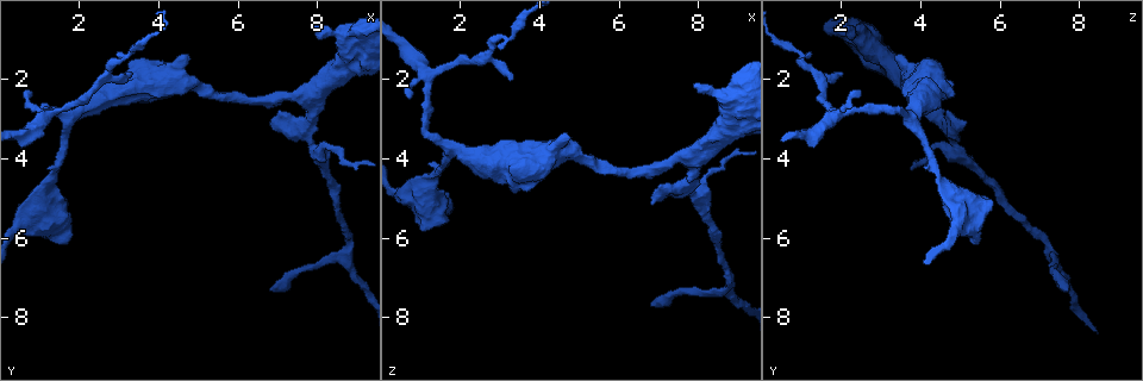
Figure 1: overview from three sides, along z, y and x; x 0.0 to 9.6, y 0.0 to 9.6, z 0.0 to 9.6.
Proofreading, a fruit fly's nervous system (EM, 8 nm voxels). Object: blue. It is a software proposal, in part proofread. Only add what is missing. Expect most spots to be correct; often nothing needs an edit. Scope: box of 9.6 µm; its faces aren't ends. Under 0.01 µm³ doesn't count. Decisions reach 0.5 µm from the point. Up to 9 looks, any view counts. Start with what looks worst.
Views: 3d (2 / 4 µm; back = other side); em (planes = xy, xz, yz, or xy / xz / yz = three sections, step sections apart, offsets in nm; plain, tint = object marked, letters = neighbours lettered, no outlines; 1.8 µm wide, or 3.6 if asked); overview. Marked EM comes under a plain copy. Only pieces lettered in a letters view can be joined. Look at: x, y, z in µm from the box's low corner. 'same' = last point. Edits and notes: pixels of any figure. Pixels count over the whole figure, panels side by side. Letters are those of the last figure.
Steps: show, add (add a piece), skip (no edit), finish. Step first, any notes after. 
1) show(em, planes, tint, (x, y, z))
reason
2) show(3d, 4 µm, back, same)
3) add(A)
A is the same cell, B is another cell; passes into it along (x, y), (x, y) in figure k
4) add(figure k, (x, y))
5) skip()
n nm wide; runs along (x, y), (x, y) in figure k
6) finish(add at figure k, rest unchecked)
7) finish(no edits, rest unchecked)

show(3d, 4 µm, back, (6.75, 7.30, 7.70))
an open end

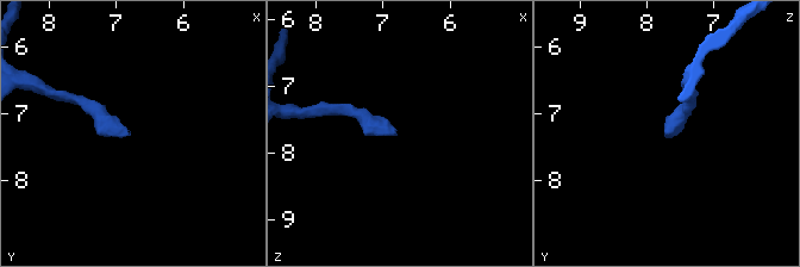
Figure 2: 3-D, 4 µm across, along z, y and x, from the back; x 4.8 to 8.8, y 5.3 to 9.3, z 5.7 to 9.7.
show(em, xy, step 16, tint, (6.80, 7.35, 7.70))
need the tissue

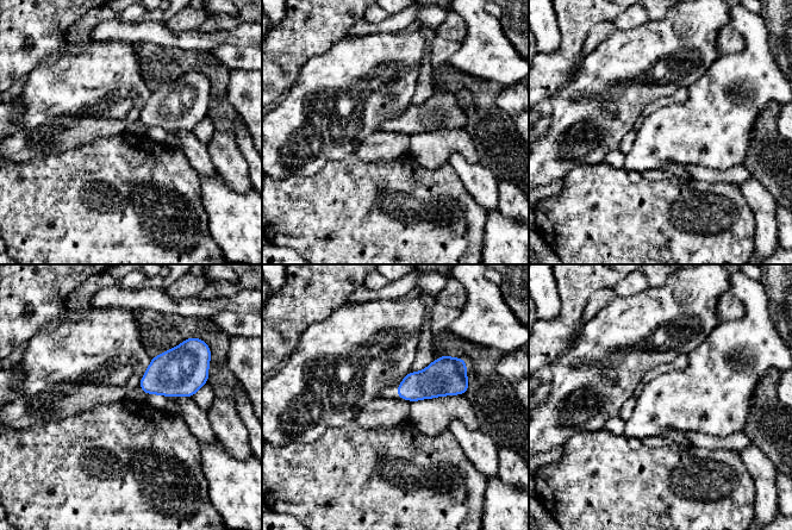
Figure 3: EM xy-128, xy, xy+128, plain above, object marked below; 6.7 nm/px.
show(em, planes, letters, same)
cut it another way

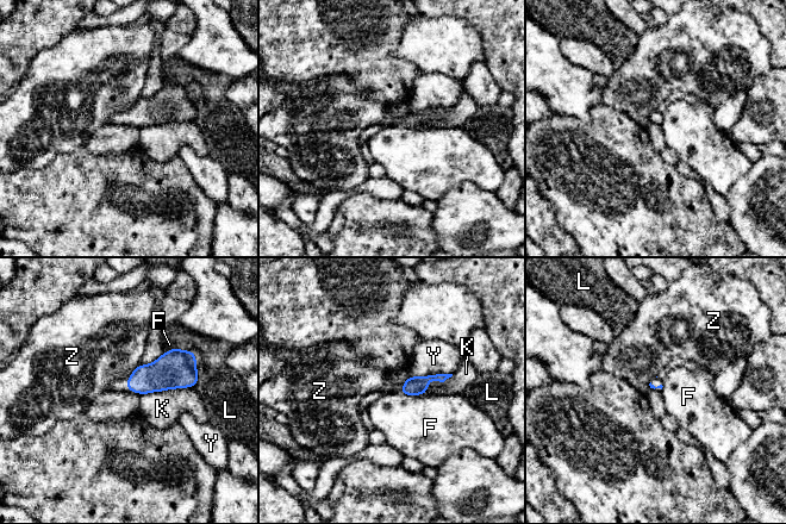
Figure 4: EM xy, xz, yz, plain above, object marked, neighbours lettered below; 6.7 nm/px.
skip()
F, K, L, Y and Z are other cells; no lettered piece goes on from it

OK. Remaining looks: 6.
show(3d, 2 µm, (7.95, 0.70, 2.10))
free end

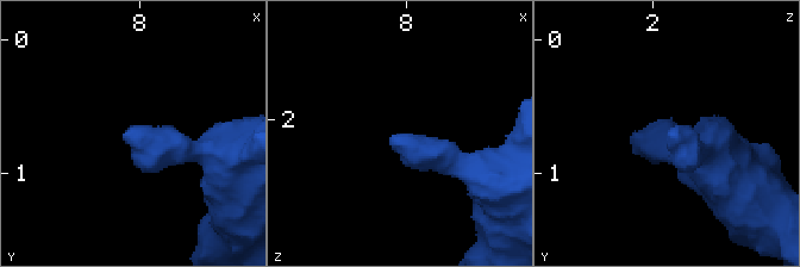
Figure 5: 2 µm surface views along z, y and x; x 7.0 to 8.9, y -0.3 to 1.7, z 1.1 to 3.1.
show(em, planes, letters, (7.90, 0.70, 2.12))

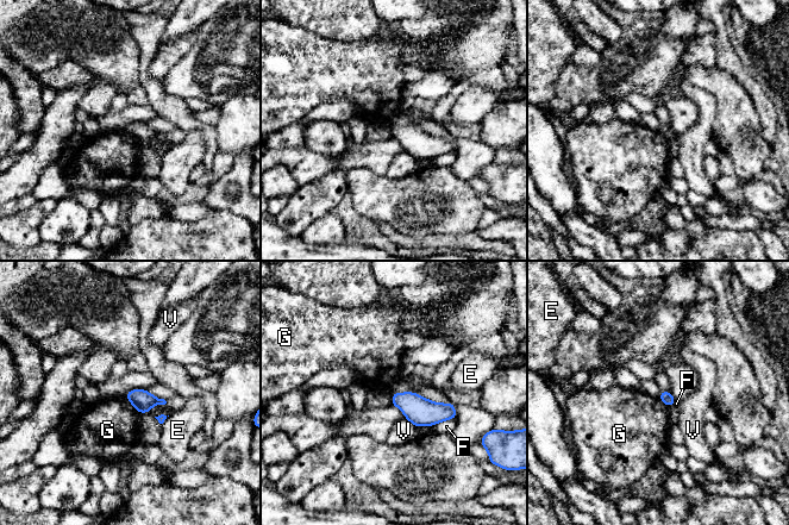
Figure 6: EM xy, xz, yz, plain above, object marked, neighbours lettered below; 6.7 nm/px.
skip()
E, F, G and V are other cells; border along (124, 397), (137, 412) in figure 6; no lettered piece goes on from it

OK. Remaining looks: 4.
show(em, planes, letters, (0.70, 2.25, 2.45))
tapers out

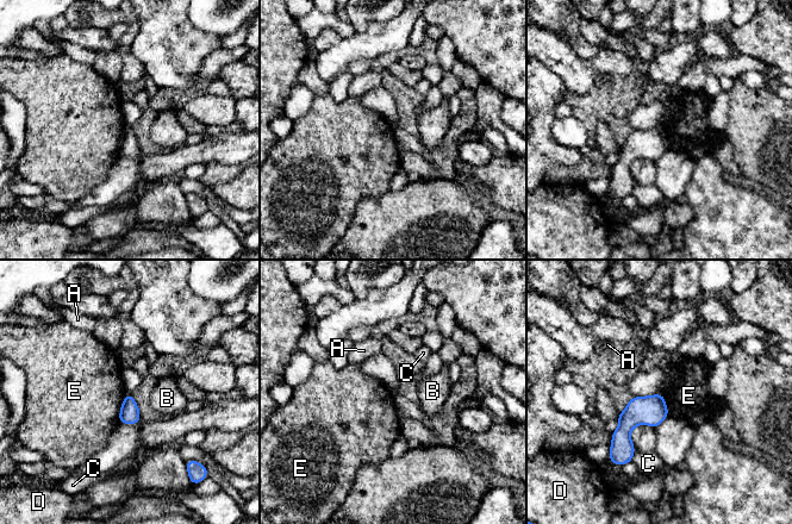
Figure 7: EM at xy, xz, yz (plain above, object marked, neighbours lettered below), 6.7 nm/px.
skip()
130 nm wide; A, B, C, D and E are other cells; border along (126, 394), (118, 422) in figure 7; none of them fits

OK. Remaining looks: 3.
show(3d, 4 µm, (3.30, 1.85, 2.00))
free end

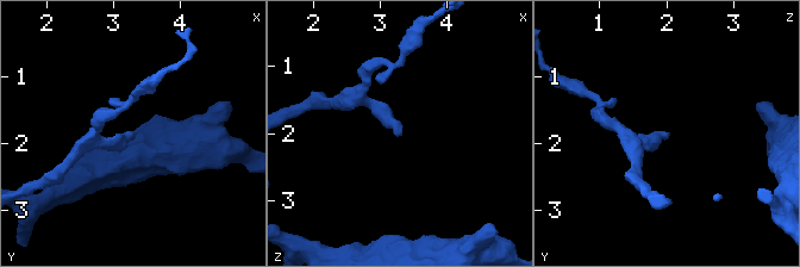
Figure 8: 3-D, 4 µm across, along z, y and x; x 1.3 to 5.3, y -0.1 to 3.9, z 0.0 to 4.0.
show(em, xz, step 8, tint, (3.25, 1.85, 2.05))
shape alone is not enough

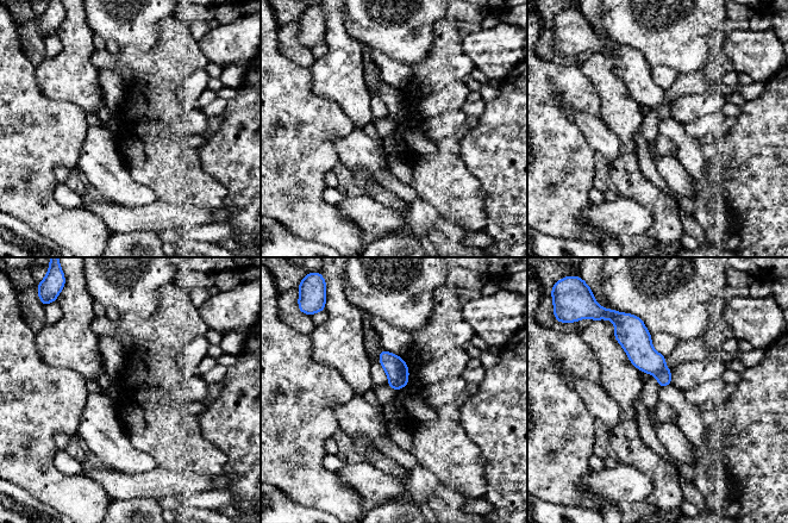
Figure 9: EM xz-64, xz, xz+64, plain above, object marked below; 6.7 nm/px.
show(em, planes, letters, same)
cut it another way

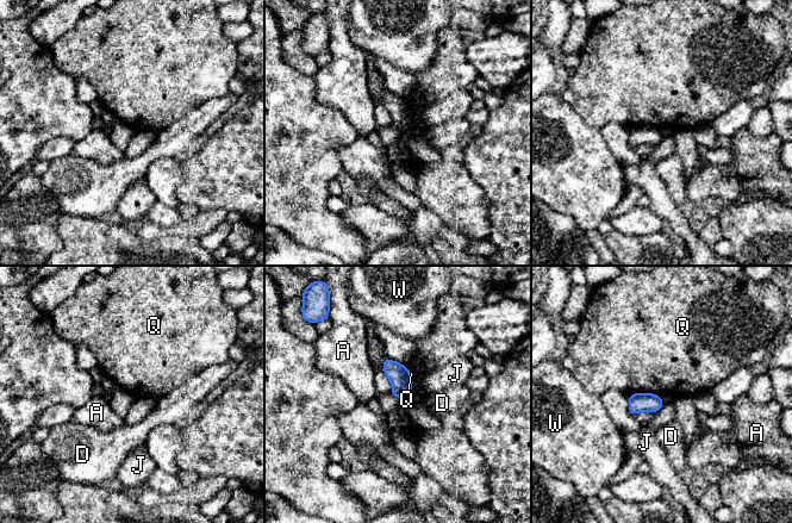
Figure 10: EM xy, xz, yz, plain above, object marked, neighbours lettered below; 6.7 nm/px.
skip()
A, D, J, Q and W are other cells; border along (629, 393), (654, 393), (662, 398) in figure 10; no lettered piece goes on from it

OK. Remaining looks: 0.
finish(no edits, rest unchecked)

